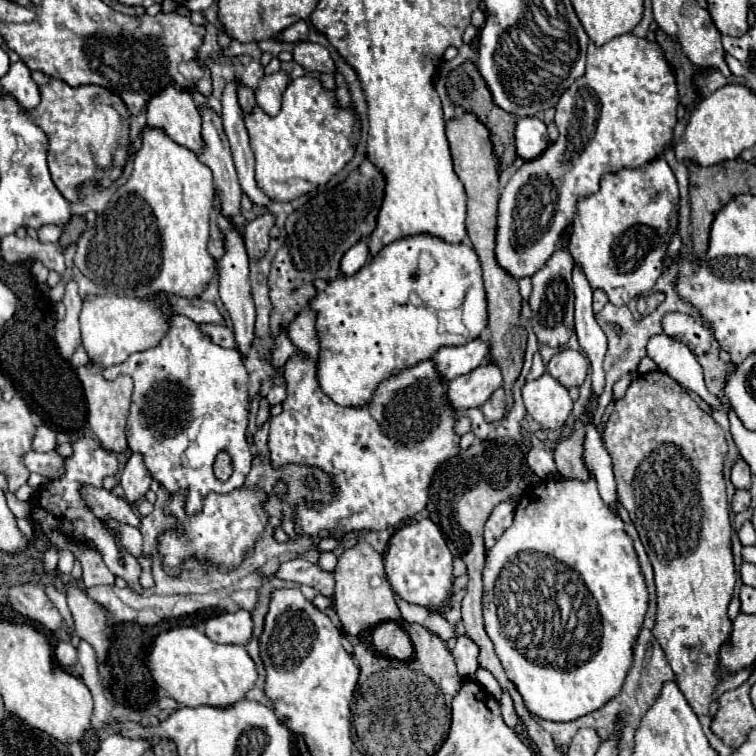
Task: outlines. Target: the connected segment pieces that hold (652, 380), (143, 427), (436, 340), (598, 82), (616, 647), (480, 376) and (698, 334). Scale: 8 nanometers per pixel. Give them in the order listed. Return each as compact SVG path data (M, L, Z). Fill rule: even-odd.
M656 370L638 376L638 380L628 386L624 398L616 402L604 430L604 446L612 458L618 496L630 512L654 568L658 612L652 634L662 646L668 664L674 670L676 684L688 704L698 716L706 716L712 694L722 680L720 650L730 644L732 620L728 618L728 604L736 584L730 548L732 524L722 476L722 464L728 450L724 432L708 412L698 408L698 404L676 380L672 380L666 372Z
M174 316L172 318L172 326L170 326L170 330L168 330L168 334L156 344L156 346L152 346L152 348L148 348L148 350L142 350L142 352L134 352L128 360L124 360L122 364L114 364L114 366L110 366L110 368L106 368L104 370L104 378L108 380L108 370L114 370L114 374L110 376L110 378L114 378L114 376L118 376L118 374L128 374L128 376L132 376L134 378L134 392L132 392L132 406L130 406L130 416L128 416L128 424L126 424L126 436L128 436L128 446L130 446L130 450L134 450L134 452L142 452L144 454L144 460L146 460L146 466L148 466L148 470L150 470L150 474L152 474L152 478L154 480L158 480L170 494L178 494L180 490L184 490L186 492L186 502L184 502L184 512L188 514L188 516L196 516L196 514L200 514L202 512L202 504L204 504L204 498L210 494L210 492L216 492L216 494L230 494L232 490L236 490L236 488L240 488L242 484L244 484L244 480L246 480L246 476L248 476L248 472L250 472L250 466L252 466L252 454L250 454L250 448L248 448L248 442L246 442L246 428L248 428L248 390L246 390L246 380L248 380L248 372L246 372L246 368L244 368L244 364L242 364L242 358L240 358L240 354L238 354L238 350L226 350L226 348L220 348L220 346L216 346L216 344L212 344L210 340L208 340L208 336L204 336L200 330L198 330L198 324L196 322L192 322L190 318L186 318L186 316ZM218 450L226 450L230 456L232 456L232 466L234 466L234 472L232 472L232 476L226 480L226 482L220 482L218 478L214 478L214 472L212 472L212 464L214 464L214 458L216 458L216 454L218 454Z
M430 234L396 240L384 246L380 254L354 276L338 276L328 284L318 280L316 288L318 294L312 300L312 308L318 314L316 330L322 338L318 382L320 388L340 406L364 406L384 378L400 368L432 358L436 348L444 344L466 344L468 340L474 340L488 324L486 292L476 252L466 244L448 244ZM420 252L428 252L436 260L436 268L424 276L416 266L416 254Z
M632 32L616 36L604 46L590 42L584 76L574 80L556 104L554 122L560 132L558 140L552 142L538 158L524 162L524 166L512 174L502 190L496 232L498 264L514 278L532 276L536 270L540 270L548 256L552 256L556 250L556 242L560 240L562 232L572 224L578 200L596 194L604 174L616 174L624 168L640 168L666 150L666 146L672 142L678 104L680 94L676 76L660 44L640 38Z
M556 476L556 478L542 480L540 484L528 486L522 494L520 504L516 506L512 526L508 530L504 530L504 534L496 540L496 544L486 552L482 581L484 588L486 588L482 596L486 634L494 642L494 650L502 662L502 668L506 670L508 678L514 682L516 690L524 698L526 708L534 716L552 720L552 722L570 722L570 720L582 718L582 716L602 708L608 700L618 696L618 692L622 690L624 680L634 664L634 646L636 646L636 640L638 640L638 634L642 630L642 622L644 622L644 616L648 610L648 590L646 590L646 580L644 580L644 574L642 574L642 568L640 568L640 562L638 562L638 556L634 550L634 542L626 534L624 522L618 516L616 508L608 506L600 498L598 484L594 478L582 482L582 480L574 480L574 478Z
M486 360L472 372L448 382L448 400L452 400L452 406L456 410L482 406L500 386L502 386L500 368L492 360Z
M672 312L672 314L664 316L662 328L664 328L664 334L672 336L674 340L680 340L694 354L704 354L710 346L710 338L712 338L710 330L706 330L698 320L686 316L686 314Z

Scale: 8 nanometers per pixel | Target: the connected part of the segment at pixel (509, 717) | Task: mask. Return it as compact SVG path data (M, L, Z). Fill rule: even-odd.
M502 692L502 696L499 700L499 705L505 723L509 727L514 728L519 722L519 718L515 712L512 699L507 692Z

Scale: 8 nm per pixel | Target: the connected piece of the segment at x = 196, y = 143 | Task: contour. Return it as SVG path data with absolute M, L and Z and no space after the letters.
M172 84L148 100L146 118L148 126L164 128L174 142L196 154L204 146L200 136L202 120L192 96Z

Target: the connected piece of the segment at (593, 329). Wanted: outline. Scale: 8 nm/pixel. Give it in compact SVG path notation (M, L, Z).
M578 266L574 268L572 280L574 280L574 296L576 296L576 302L574 302L576 336L578 336L580 348L592 362L592 392L600 396L604 388L602 360L606 354L606 336L592 312L592 288Z

